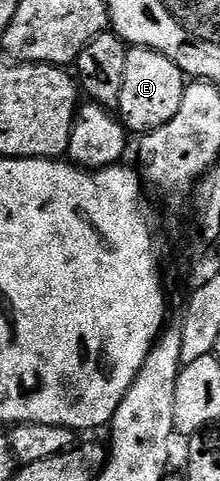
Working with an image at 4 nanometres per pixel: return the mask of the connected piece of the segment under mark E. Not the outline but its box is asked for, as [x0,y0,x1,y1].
[118,47,186,135]

